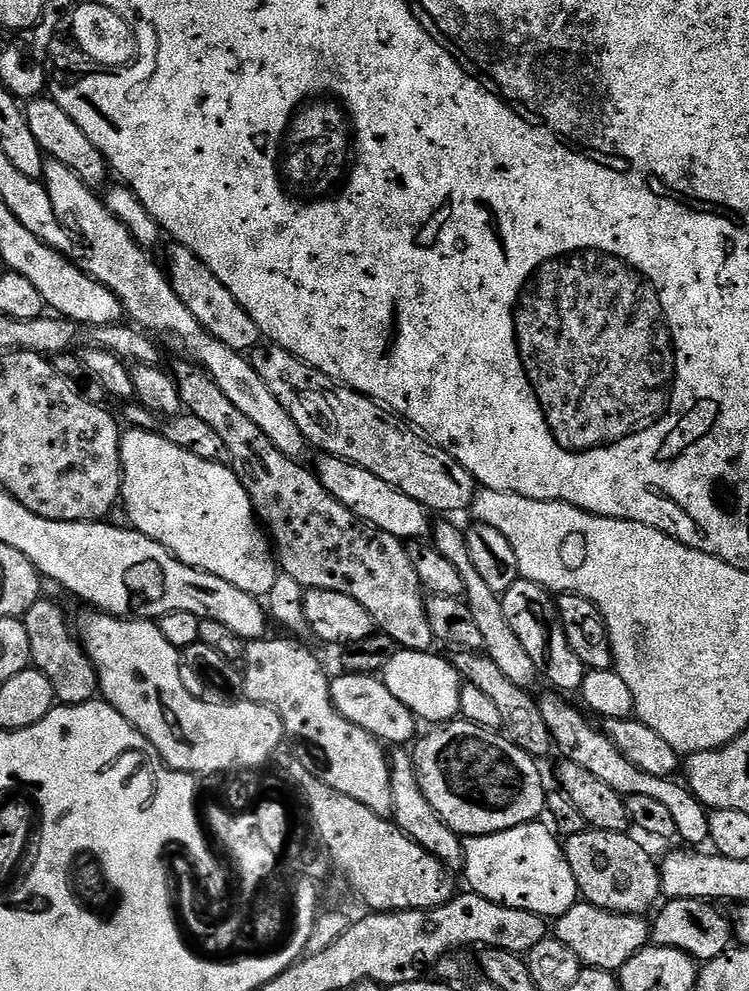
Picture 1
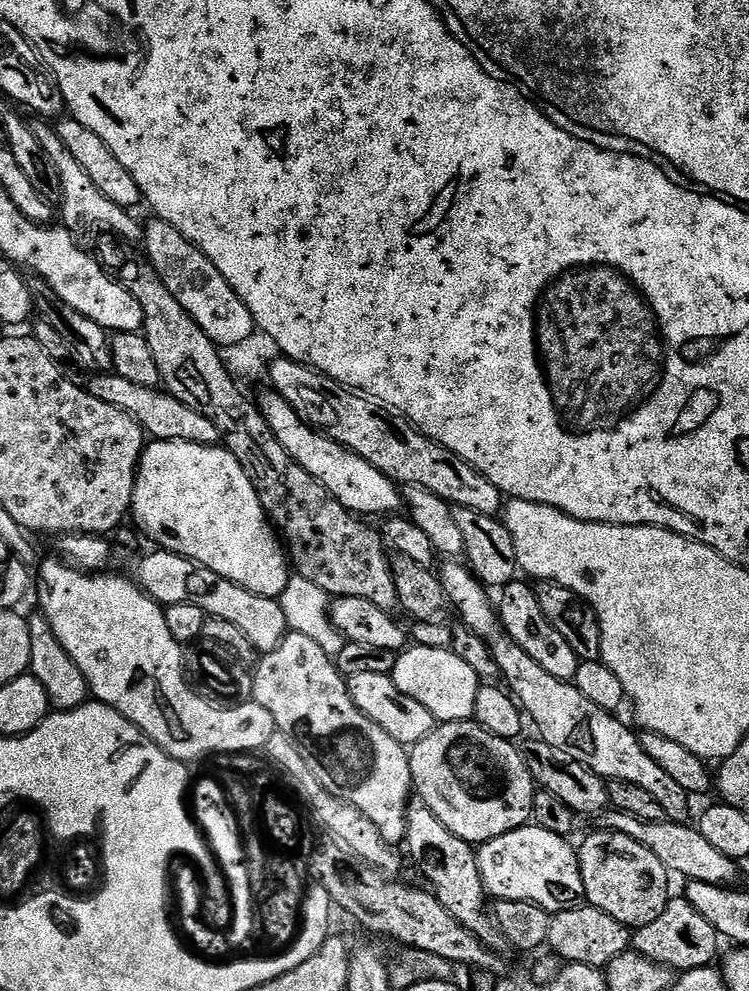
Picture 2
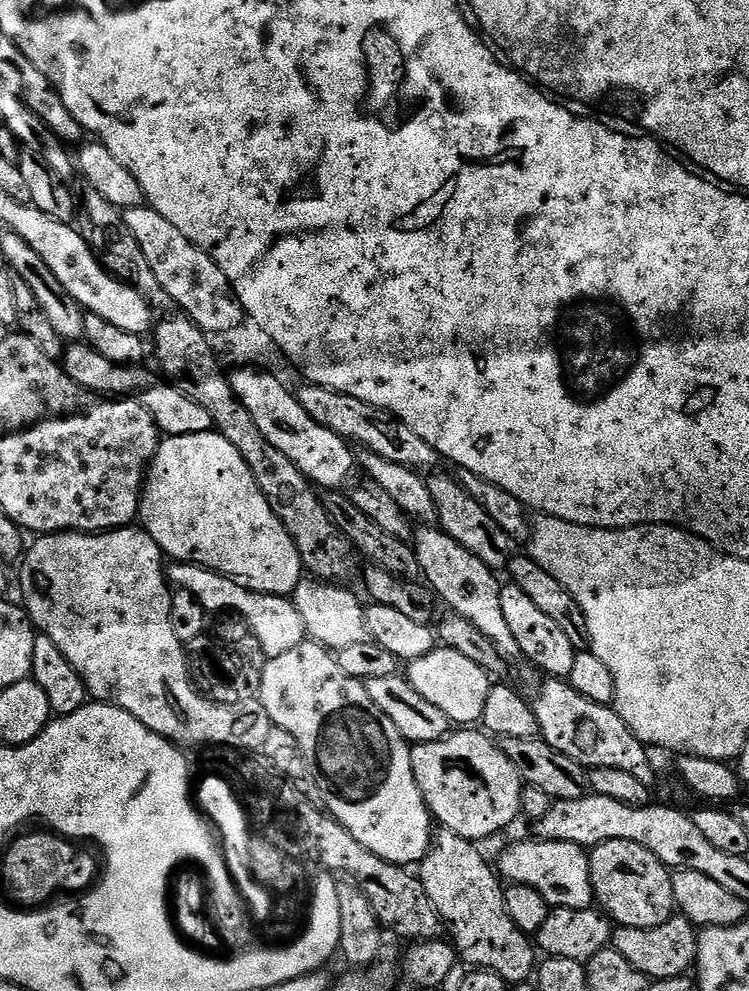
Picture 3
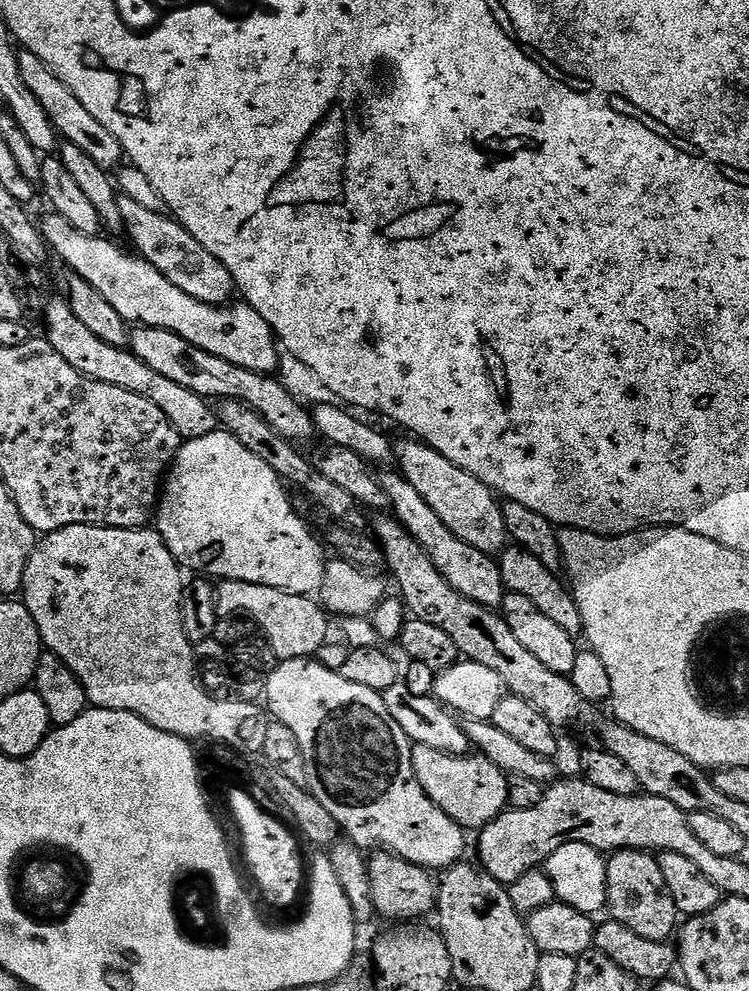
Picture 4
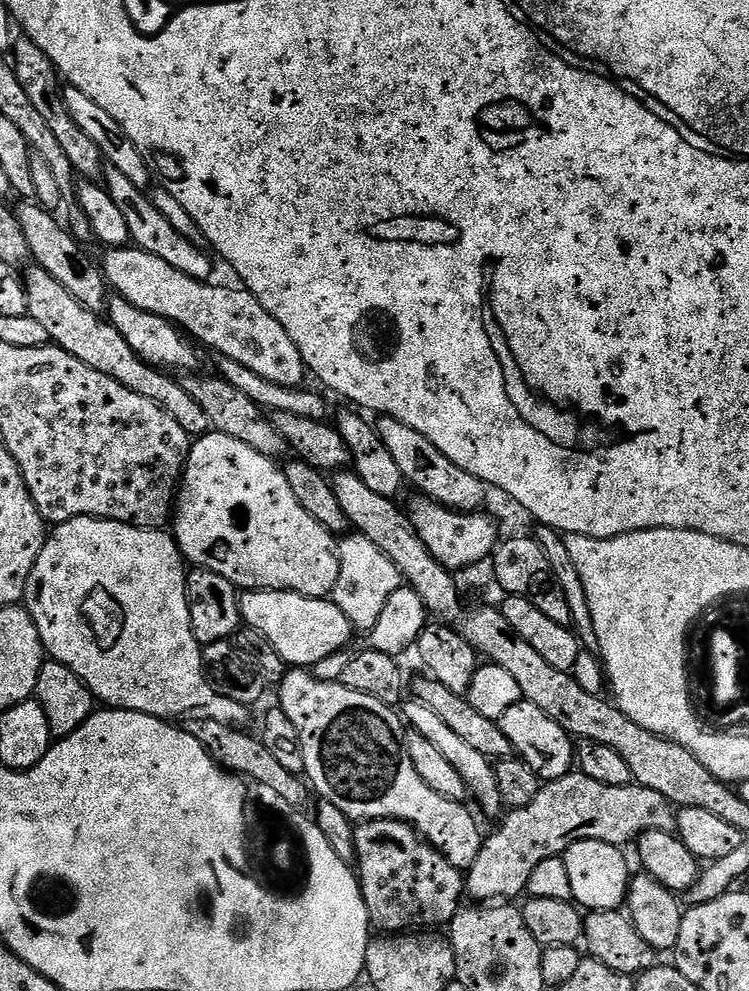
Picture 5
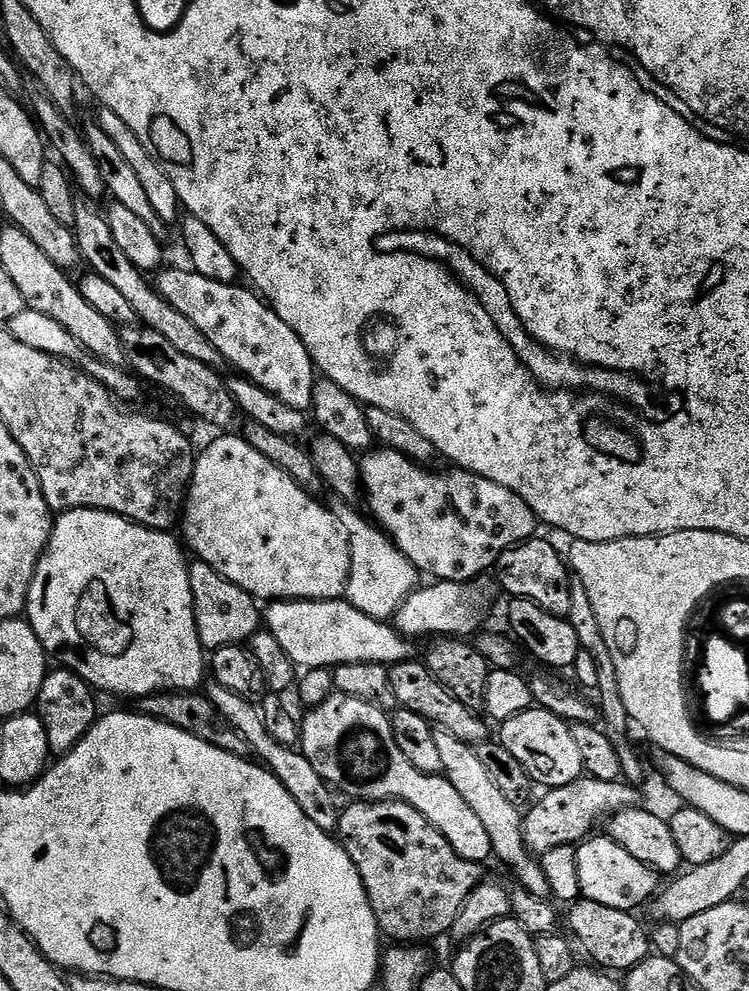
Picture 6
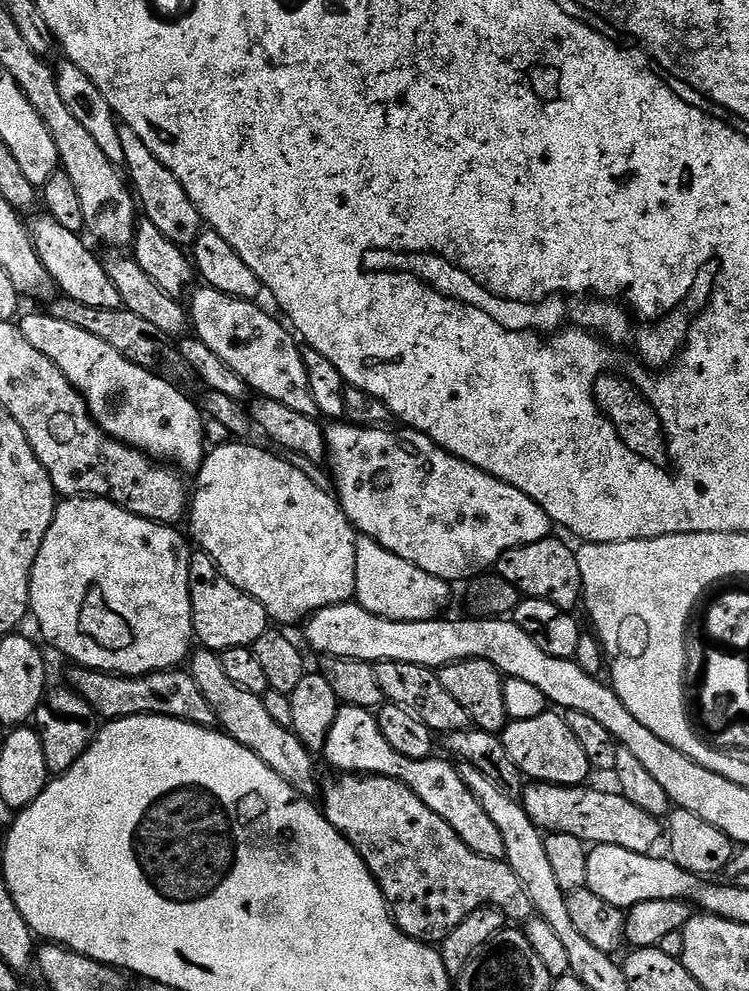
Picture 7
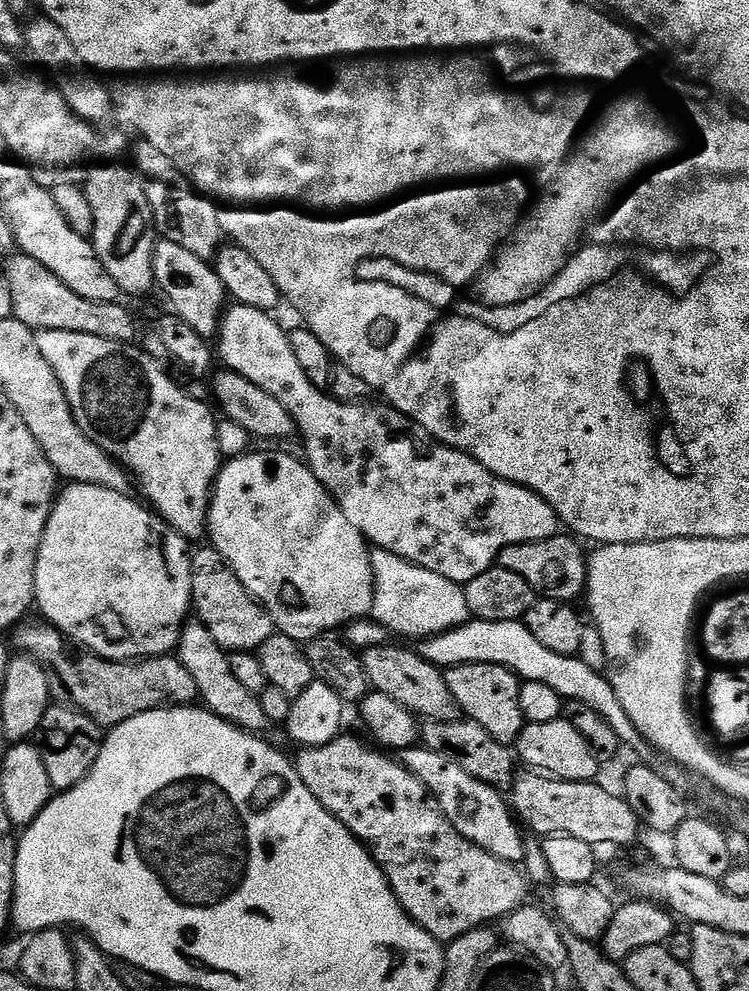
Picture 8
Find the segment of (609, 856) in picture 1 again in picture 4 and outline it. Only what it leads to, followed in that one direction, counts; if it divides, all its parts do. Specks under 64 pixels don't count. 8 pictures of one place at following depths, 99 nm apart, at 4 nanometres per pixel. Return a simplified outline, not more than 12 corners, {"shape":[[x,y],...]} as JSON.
{"shape":[[651,853],[607,861],[611,917],[669,941],[680,915]]}

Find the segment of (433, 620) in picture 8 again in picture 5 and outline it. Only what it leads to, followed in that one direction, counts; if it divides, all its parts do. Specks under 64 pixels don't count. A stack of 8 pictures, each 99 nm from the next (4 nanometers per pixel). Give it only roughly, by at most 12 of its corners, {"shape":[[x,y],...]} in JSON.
{"shape":[[359,534],[339,541],[330,599],[368,634],[401,588],[398,566]]}

